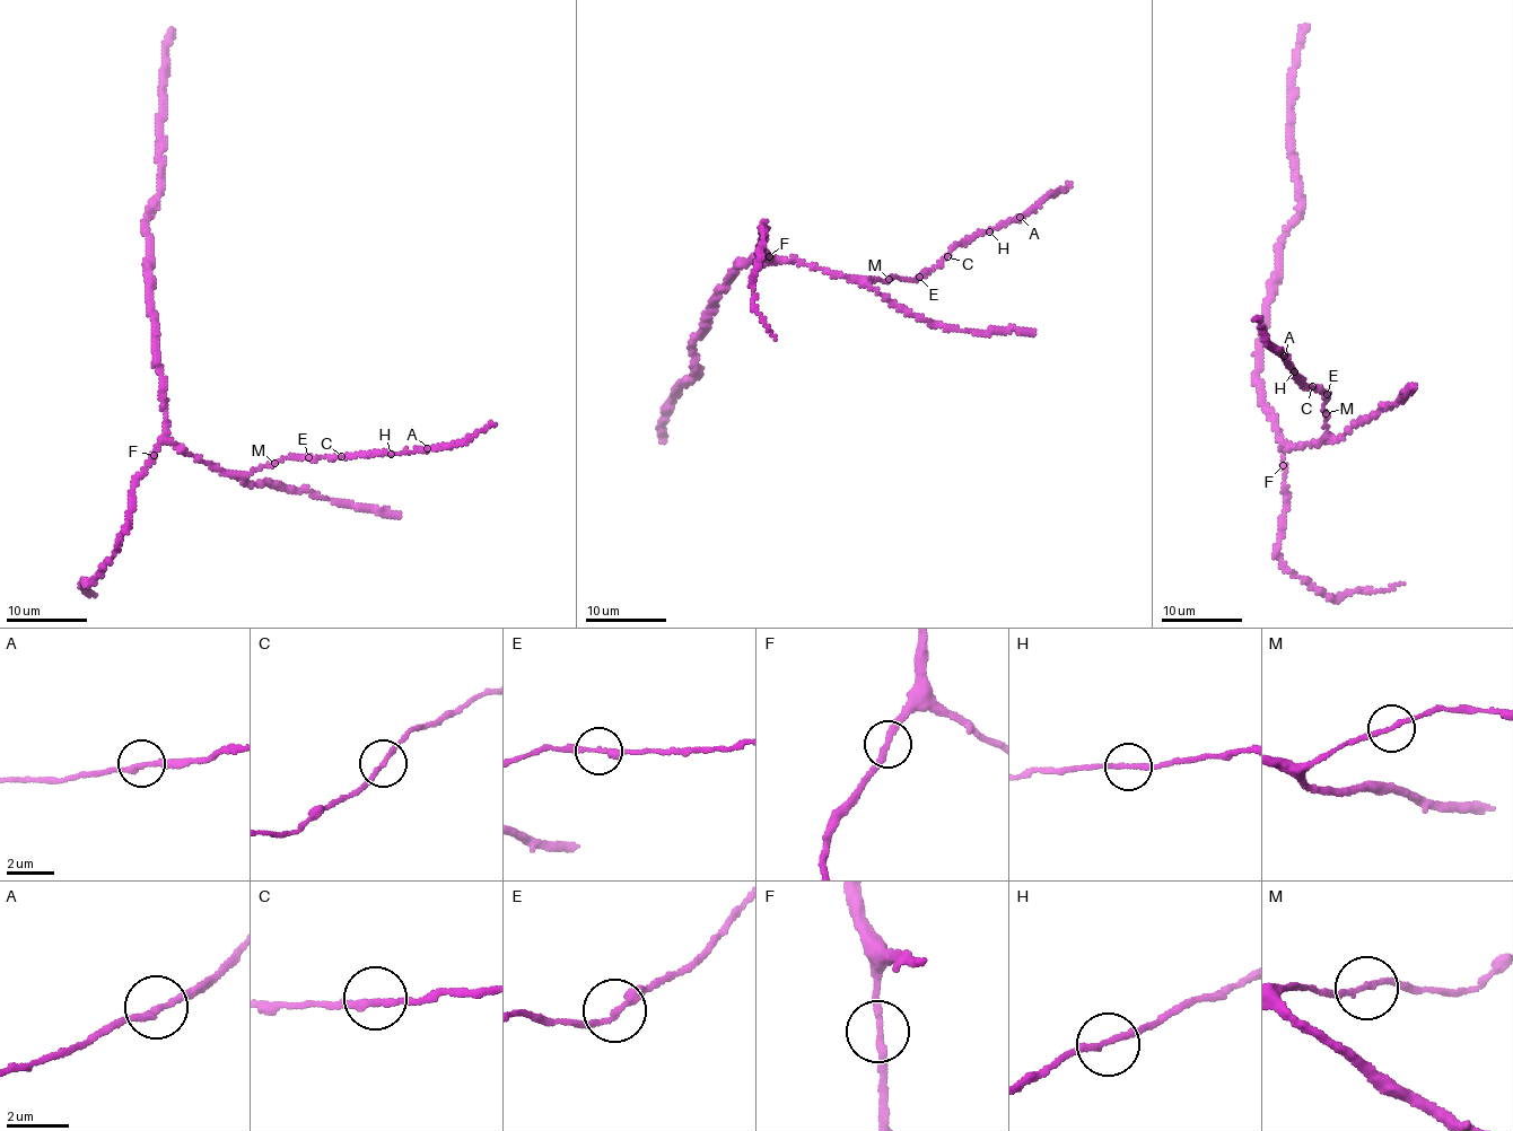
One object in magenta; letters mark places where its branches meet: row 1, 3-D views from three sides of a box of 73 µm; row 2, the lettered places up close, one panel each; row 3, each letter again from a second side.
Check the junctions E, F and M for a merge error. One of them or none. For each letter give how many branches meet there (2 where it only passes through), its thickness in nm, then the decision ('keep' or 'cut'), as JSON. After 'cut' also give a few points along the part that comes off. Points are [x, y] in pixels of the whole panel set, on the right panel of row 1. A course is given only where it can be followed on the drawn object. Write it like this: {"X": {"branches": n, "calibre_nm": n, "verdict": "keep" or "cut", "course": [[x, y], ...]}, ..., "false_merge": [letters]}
{"E": {"branches": 2, "calibre_nm": 240, "verdict": "keep"}, "F": {"branches": 2, "calibre_nm": 240, "verdict": "keep"}, "M": {"branches": 2, "calibre_nm": 180, "verdict": "keep"}, "false_merge": []}

